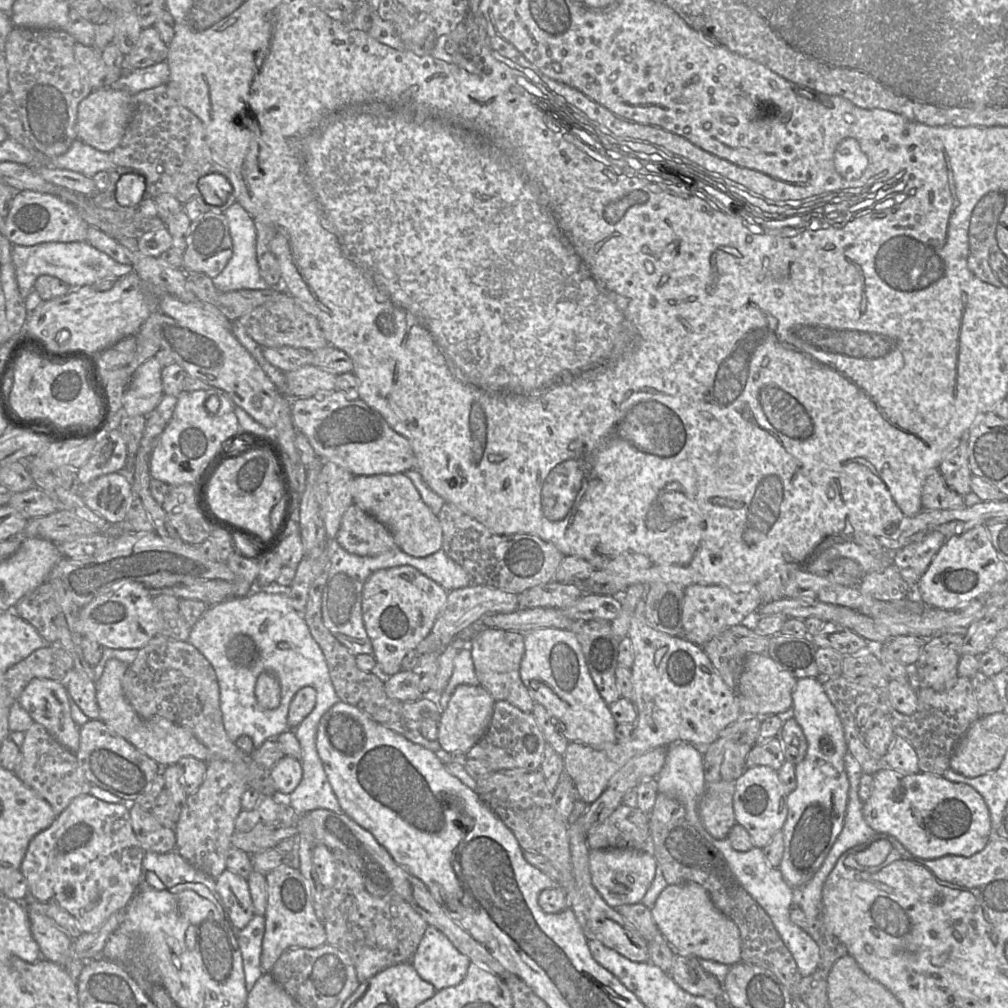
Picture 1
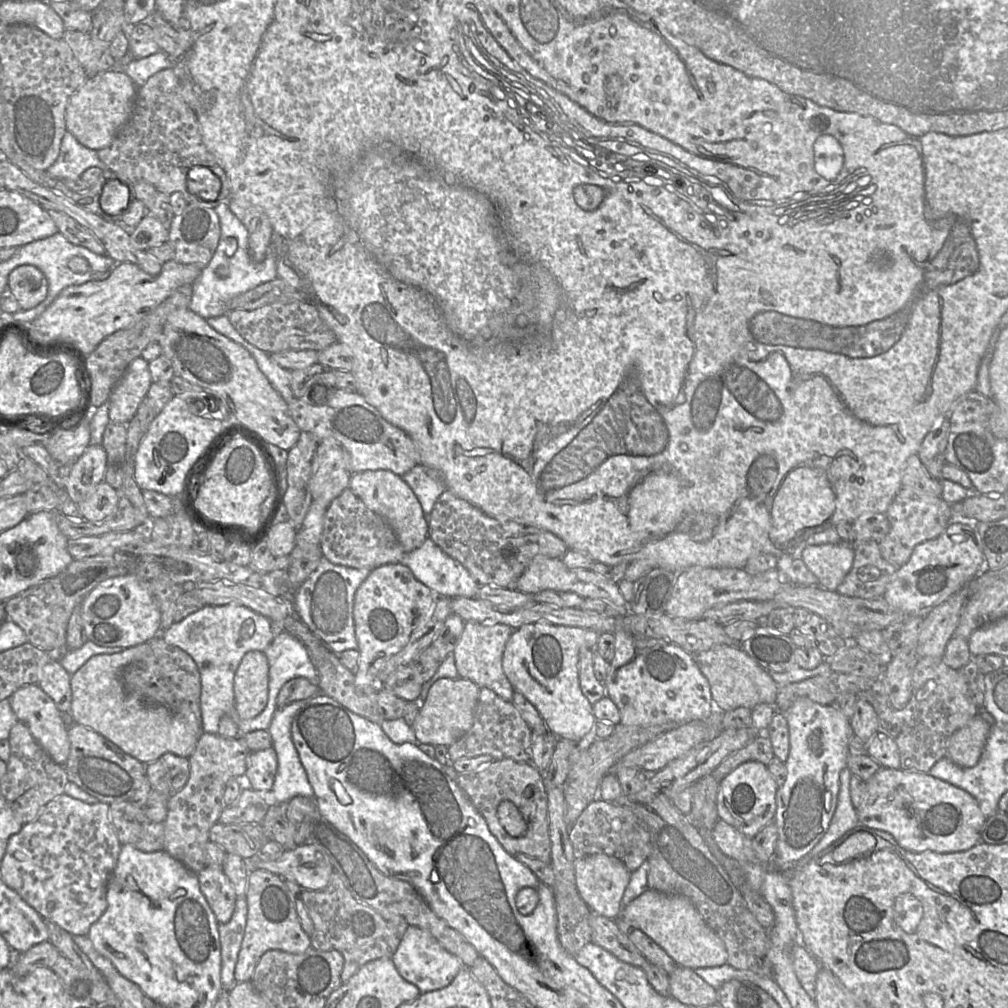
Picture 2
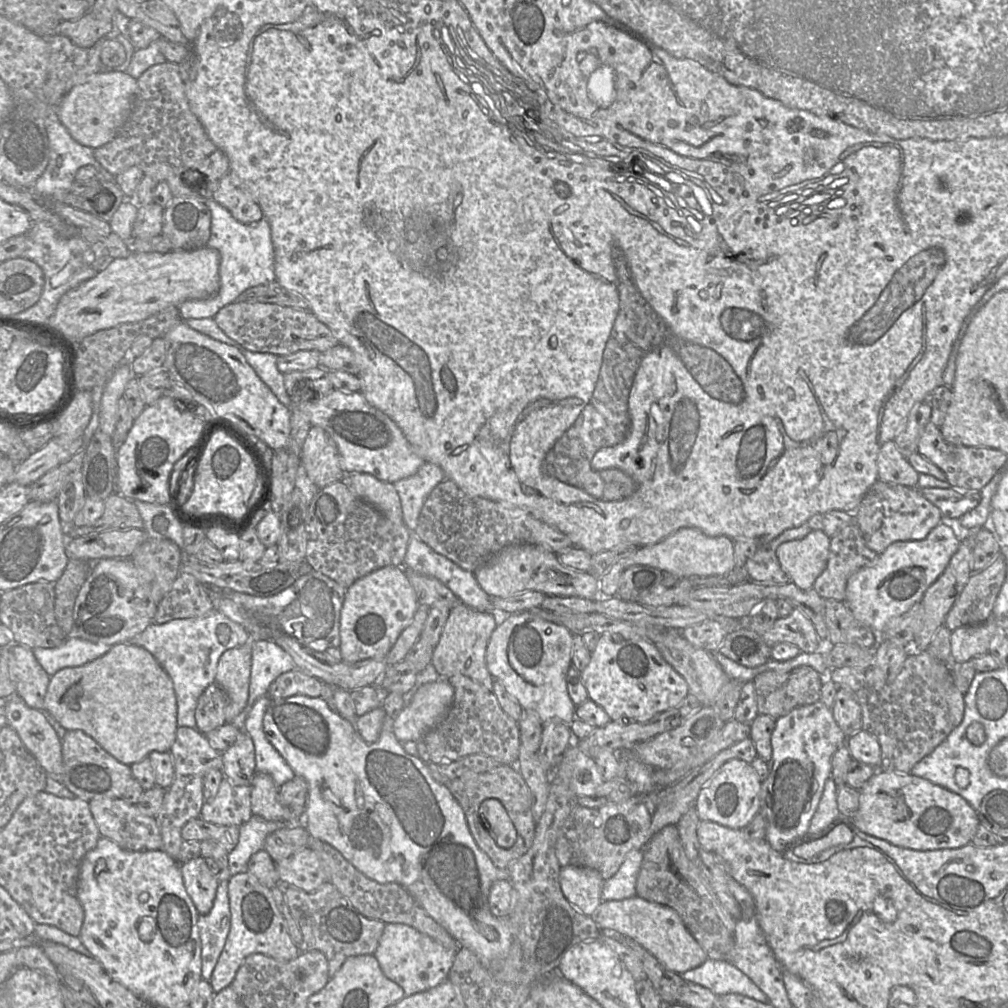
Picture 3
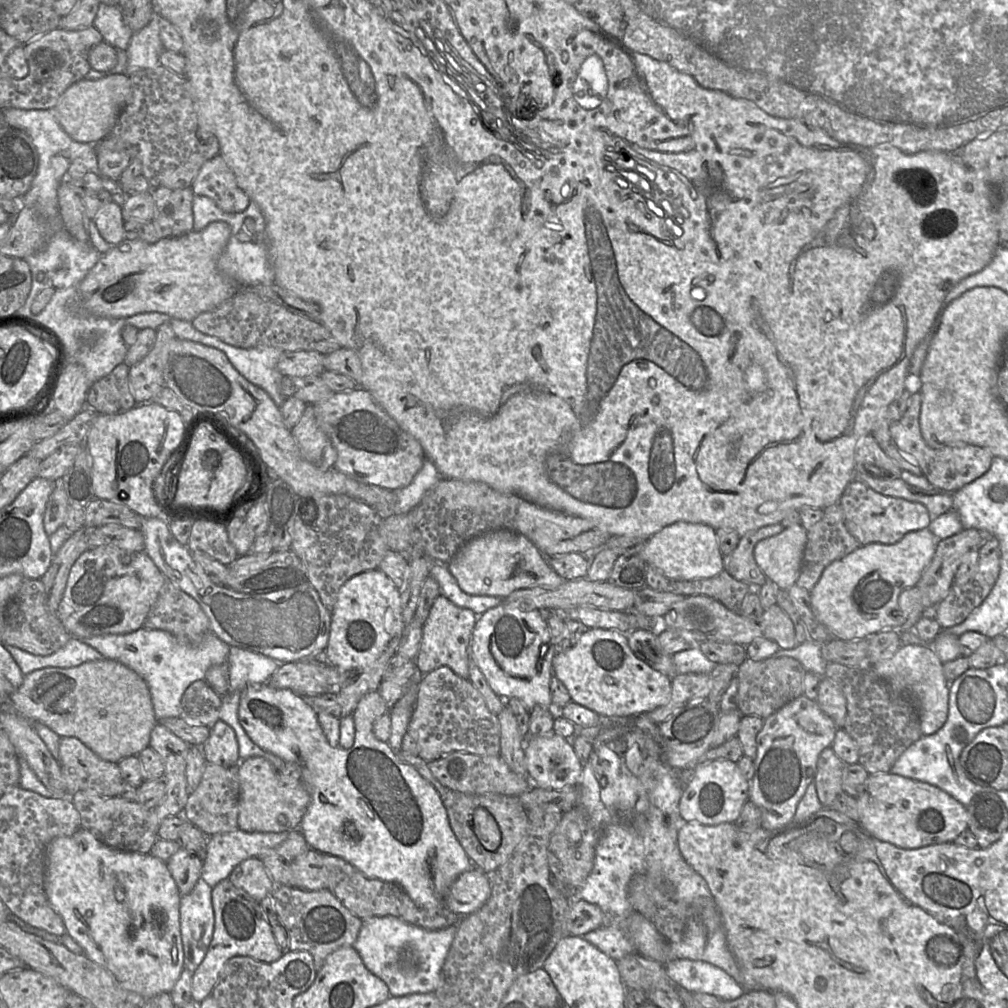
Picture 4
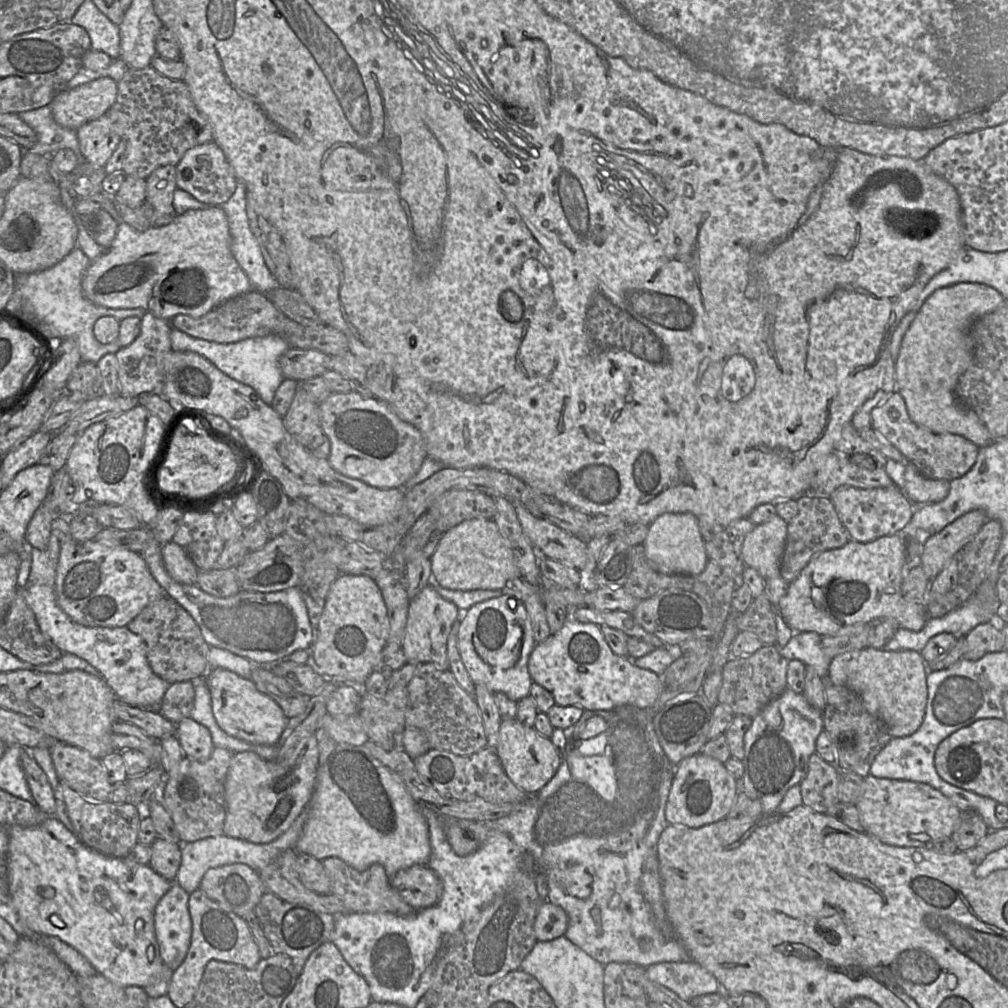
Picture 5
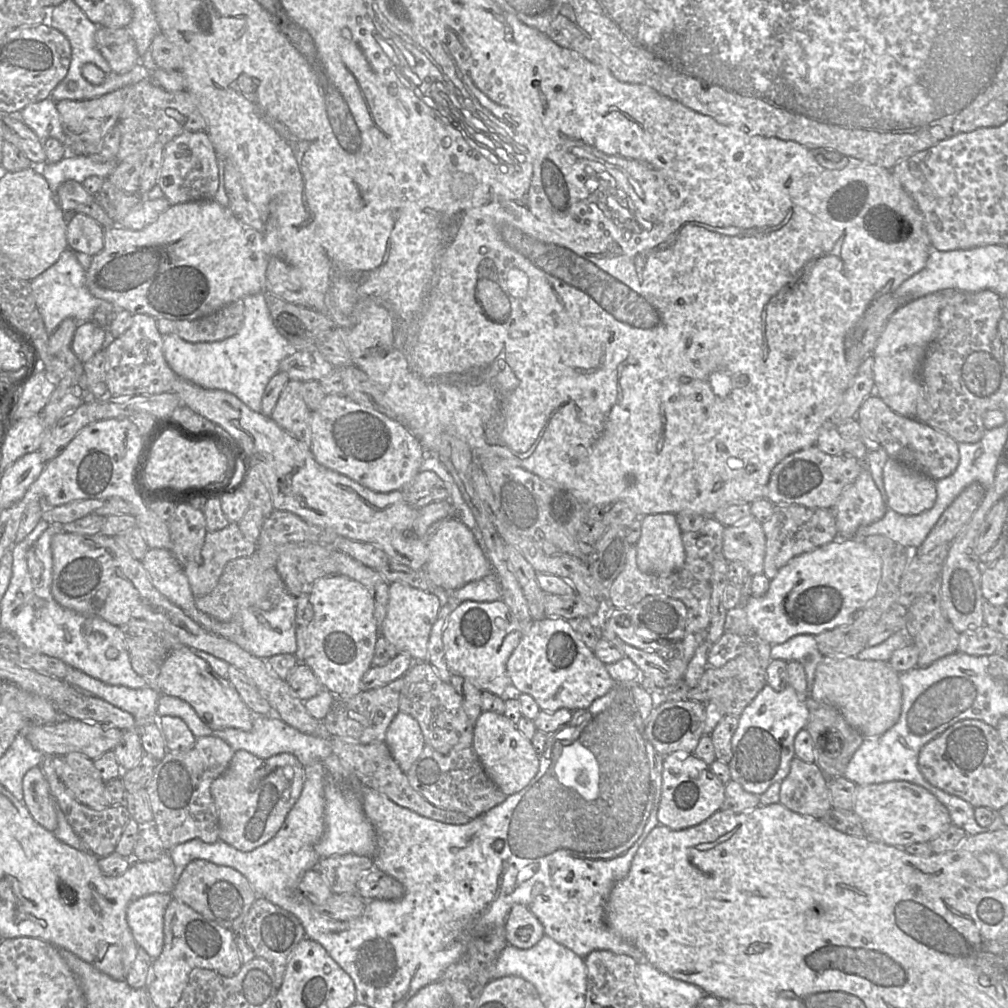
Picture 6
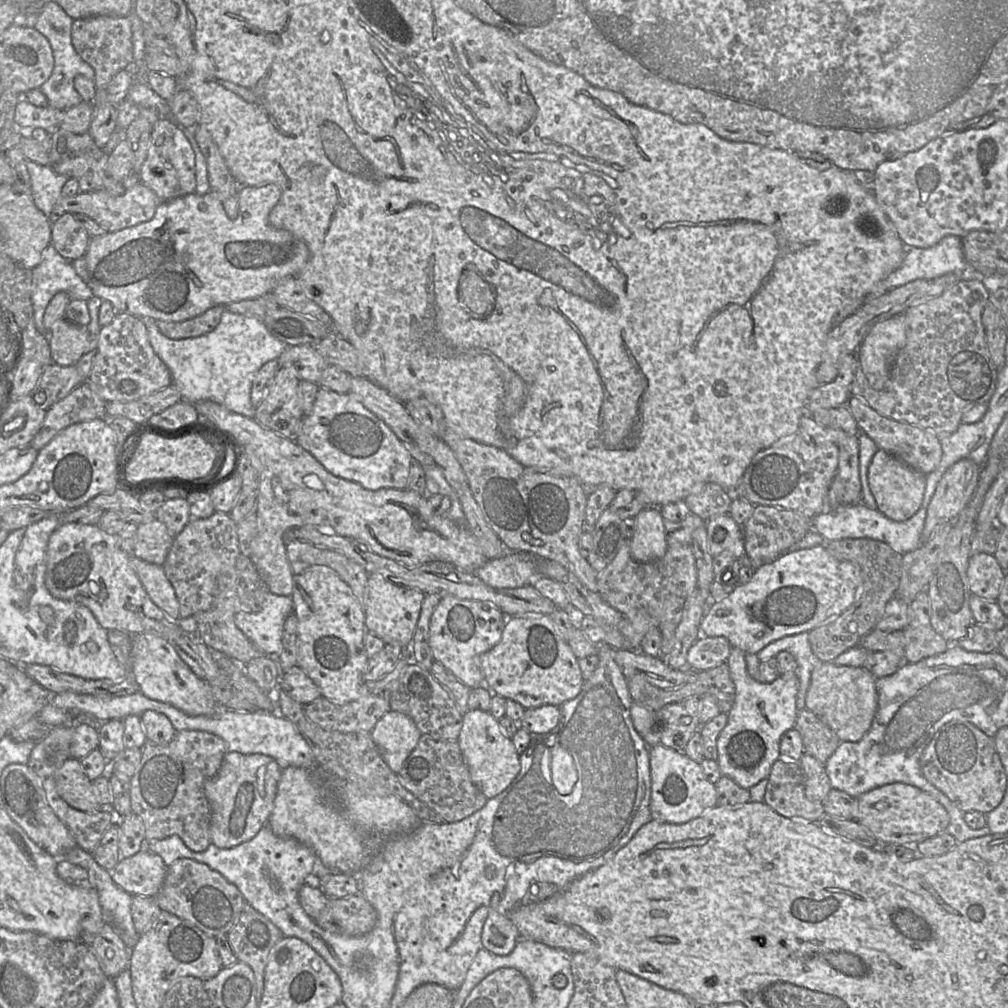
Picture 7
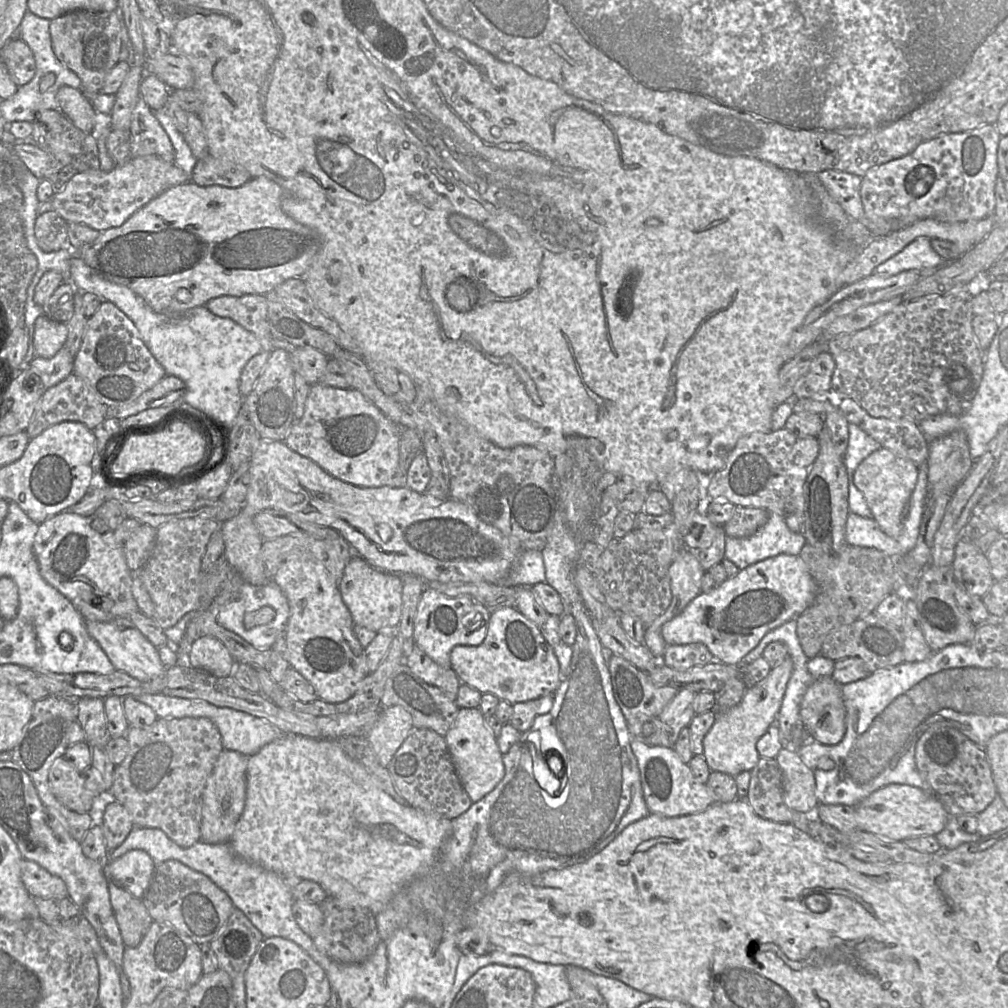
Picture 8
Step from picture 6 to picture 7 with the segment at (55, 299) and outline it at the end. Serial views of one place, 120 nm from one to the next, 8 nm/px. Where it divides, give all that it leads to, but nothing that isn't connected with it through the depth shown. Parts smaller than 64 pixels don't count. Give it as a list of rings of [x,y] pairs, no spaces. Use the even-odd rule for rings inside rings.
[[[49,245],[42,253],[42,260],[32,270],[33,317],[36,329],[45,334],[45,310],[58,292],[66,292],[71,299],[90,300],[95,295],[88,285],[76,273],[73,260],[61,256]]]

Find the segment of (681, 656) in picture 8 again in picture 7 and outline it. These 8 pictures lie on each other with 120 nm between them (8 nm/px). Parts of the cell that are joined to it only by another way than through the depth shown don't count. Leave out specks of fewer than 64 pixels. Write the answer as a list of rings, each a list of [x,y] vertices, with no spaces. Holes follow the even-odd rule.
[[[701,637],[689,649],[688,668],[706,671],[725,663],[732,651],[730,642],[724,637]]]

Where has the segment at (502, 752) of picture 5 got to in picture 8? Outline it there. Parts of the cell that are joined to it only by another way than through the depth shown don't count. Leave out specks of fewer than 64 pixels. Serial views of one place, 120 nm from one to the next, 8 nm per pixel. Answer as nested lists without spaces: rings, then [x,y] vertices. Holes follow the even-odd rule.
[[[460,708],[444,736],[456,773],[472,802],[477,802],[491,792],[503,779],[505,768],[496,735],[486,725],[479,708]]]

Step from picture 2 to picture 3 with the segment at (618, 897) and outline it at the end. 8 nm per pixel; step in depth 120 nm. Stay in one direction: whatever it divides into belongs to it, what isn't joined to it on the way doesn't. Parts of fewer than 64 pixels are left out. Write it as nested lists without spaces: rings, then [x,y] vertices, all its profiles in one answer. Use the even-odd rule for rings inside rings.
[[[583,866],[562,867],[559,874],[561,890],[567,900],[585,915],[592,915],[603,902],[601,898],[605,879],[595,869]]]

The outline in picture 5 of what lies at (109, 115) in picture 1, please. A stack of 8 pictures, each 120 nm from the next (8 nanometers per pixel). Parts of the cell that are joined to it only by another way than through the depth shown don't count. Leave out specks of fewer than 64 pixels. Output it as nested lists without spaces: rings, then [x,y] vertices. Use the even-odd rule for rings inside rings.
[[[103,77],[59,92],[50,104],[57,124],[77,131],[82,125],[103,116],[115,103],[117,81]]]

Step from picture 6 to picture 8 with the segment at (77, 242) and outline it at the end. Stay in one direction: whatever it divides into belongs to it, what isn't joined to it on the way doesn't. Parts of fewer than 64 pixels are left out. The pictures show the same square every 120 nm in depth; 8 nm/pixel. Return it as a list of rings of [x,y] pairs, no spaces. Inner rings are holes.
[[[55,211],[39,214],[34,231],[39,246],[45,252],[70,248],[68,223]]]

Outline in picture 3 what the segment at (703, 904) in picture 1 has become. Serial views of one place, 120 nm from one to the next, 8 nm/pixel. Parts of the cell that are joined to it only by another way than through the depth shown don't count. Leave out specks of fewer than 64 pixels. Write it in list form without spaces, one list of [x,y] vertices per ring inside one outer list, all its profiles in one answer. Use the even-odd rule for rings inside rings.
[[[634,896],[624,900],[603,901],[591,917],[602,932],[634,940],[667,970],[682,974],[708,959],[708,954],[688,931],[679,914],[670,907]]]

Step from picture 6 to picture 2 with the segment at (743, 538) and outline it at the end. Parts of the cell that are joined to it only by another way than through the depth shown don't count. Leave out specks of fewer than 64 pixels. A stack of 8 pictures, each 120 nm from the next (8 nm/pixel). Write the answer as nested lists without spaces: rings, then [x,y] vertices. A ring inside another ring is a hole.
[[[845,540],[837,544],[807,545],[800,558],[817,578],[817,586],[836,590],[852,568],[854,550]]]

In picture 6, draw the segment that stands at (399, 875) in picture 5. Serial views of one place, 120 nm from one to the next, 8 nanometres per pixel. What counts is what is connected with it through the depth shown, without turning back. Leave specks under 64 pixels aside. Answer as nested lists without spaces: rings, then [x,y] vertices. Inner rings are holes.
[[[373,869],[365,873],[357,884],[358,896],[364,900],[400,900],[405,893],[403,885],[392,876]]]

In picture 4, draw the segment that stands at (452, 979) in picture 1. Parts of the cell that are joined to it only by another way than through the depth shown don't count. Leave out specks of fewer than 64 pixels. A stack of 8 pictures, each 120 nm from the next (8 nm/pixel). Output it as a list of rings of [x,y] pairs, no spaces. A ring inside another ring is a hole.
[[[394,916],[372,917],[363,920],[353,948],[366,968],[385,982],[390,996],[424,994],[437,988],[454,935],[455,926],[427,930]]]

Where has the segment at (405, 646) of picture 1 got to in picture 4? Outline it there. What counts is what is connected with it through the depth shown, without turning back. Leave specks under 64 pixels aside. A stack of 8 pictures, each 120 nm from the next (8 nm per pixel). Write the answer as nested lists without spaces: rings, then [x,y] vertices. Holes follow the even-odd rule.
[[[379,569],[359,573],[346,581],[339,590],[332,610],[329,640],[324,650],[327,662],[343,672],[363,672],[376,662],[395,636],[401,636],[404,628],[402,598],[395,583]]]

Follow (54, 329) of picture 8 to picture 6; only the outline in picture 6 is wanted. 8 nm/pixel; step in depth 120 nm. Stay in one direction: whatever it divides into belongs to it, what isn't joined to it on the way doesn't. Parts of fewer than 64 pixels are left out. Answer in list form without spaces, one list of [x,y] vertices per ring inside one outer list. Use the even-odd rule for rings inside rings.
[[[93,321],[81,323],[74,334],[71,350],[76,357],[86,363],[102,349],[106,331]]]

